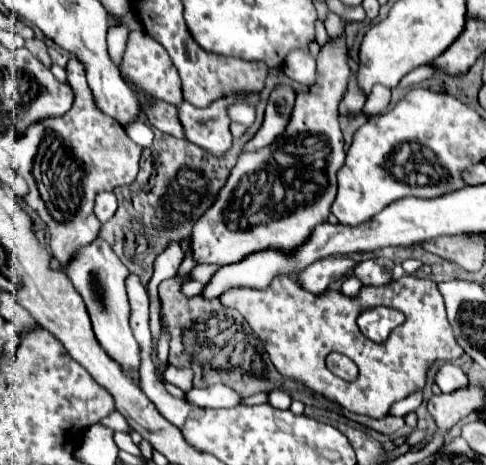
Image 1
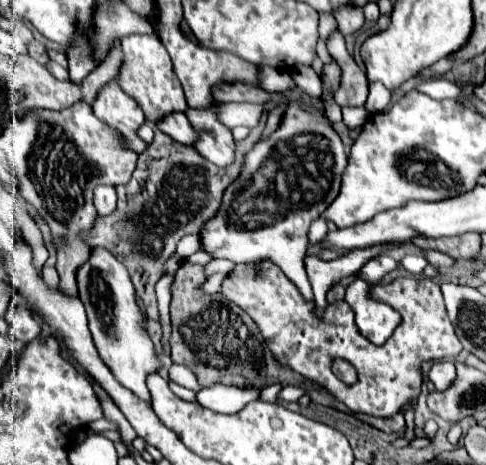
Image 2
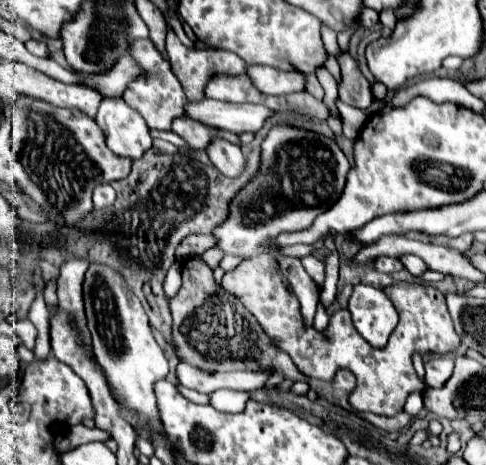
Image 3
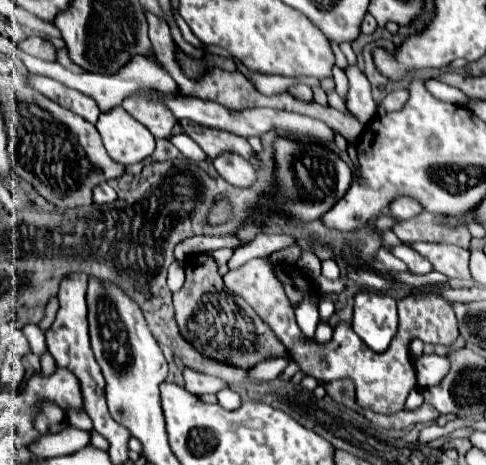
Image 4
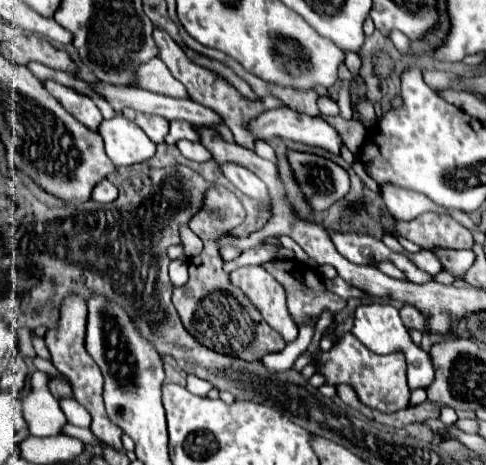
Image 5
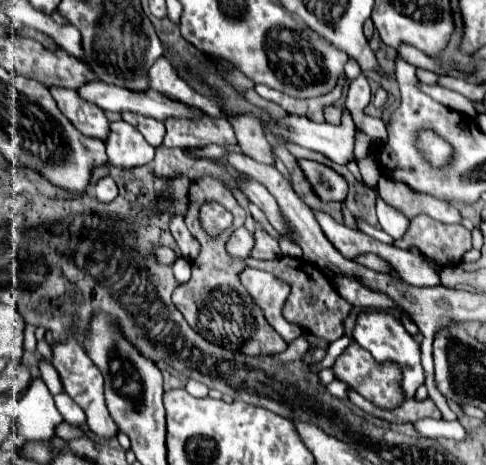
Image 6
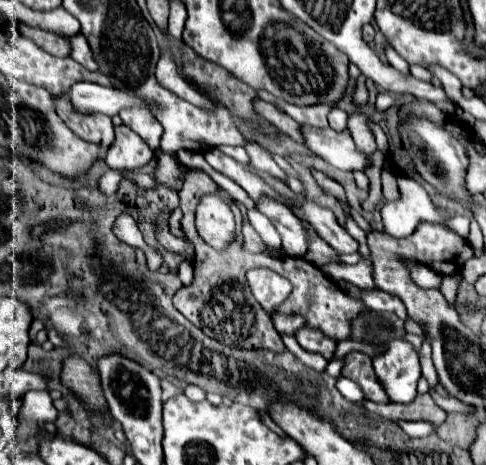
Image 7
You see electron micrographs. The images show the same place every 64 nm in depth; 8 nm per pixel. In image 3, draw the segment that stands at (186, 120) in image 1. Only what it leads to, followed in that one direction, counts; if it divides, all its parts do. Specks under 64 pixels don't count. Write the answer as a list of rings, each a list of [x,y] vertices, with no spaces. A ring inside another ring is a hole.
[[[216,136],[212,140],[212,144],[208,144],[206,148],[206,154],[210,158],[210,162],[226,176],[230,178],[236,178],[242,168],[244,168],[244,156],[240,152],[240,148],[220,136]]]

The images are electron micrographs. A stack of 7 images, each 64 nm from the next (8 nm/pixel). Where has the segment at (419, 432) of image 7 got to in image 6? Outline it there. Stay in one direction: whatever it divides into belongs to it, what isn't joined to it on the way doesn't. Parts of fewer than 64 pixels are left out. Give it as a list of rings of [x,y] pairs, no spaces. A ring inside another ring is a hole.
[[[424,418],[424,420],[416,422],[414,428],[416,428],[422,436],[430,436],[430,438],[452,438],[452,440],[456,440],[456,442],[468,440],[468,432],[462,428],[462,424],[460,424],[458,420],[446,422],[446,420]]]

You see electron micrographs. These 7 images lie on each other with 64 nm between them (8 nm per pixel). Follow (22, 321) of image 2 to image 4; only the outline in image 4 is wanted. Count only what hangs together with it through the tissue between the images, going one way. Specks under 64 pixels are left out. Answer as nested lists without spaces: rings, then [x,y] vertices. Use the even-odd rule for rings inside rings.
[[[28,324],[28,326],[22,326],[22,332],[24,332],[24,336],[28,338],[28,344],[30,344],[30,350],[34,352],[34,354],[42,354],[44,350],[46,350],[46,342],[44,342],[44,332],[38,328],[38,326],[34,326],[34,324]]]

